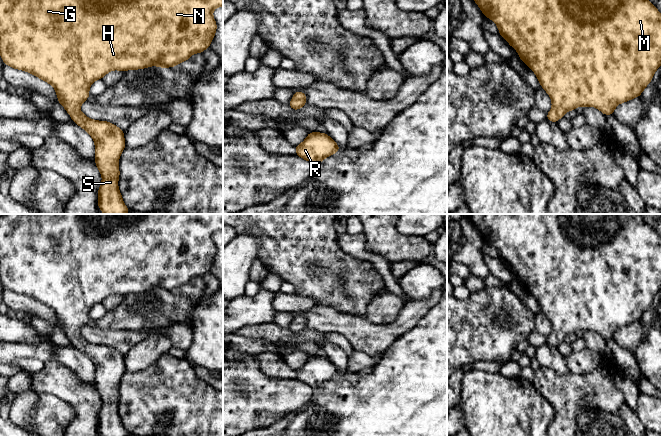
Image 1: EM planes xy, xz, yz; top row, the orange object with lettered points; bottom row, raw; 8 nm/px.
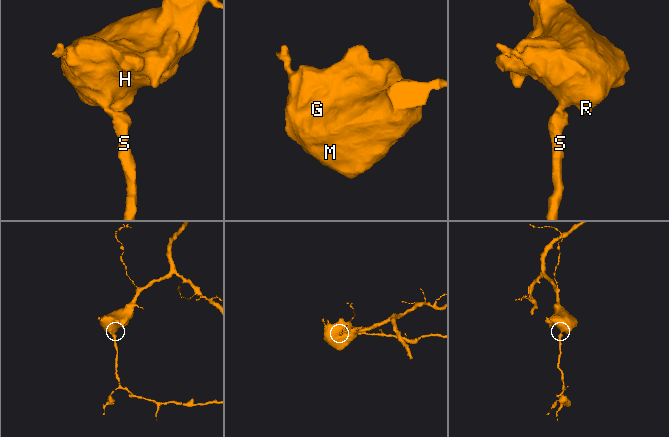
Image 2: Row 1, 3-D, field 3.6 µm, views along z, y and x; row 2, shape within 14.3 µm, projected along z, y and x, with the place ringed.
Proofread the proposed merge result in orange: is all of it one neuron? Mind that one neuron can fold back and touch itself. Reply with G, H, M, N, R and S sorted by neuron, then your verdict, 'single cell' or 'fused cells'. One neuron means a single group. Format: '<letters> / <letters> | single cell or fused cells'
G H M N R S | single cell

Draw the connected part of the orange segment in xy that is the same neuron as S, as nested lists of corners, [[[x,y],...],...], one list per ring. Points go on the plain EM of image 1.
[[[3,214],[0,216],[0,280],[5,289],[23,294],[37,300],[54,311],[58,325],[71,340],[74,347],[82,351],[95,366],[95,388],[101,399],[102,407],[98,414],[98,431],[102,436],[128,436],[127,430],[122,424],[118,413],[120,395],[118,386],[122,375],[125,373],[124,355],[107,345],[89,343],[80,335],[81,328],[90,319],[90,309],[98,303],[102,303],[112,294],[127,295],[130,293],[143,293],[150,290],[161,292],[174,291],[187,285],[191,279],[202,277],[209,272],[217,249],[213,241],[213,234],[223,230],[223,214]]]

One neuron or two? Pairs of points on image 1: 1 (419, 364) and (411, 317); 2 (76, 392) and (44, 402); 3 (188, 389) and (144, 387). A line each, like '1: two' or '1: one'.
1: two
2: two
3: one

